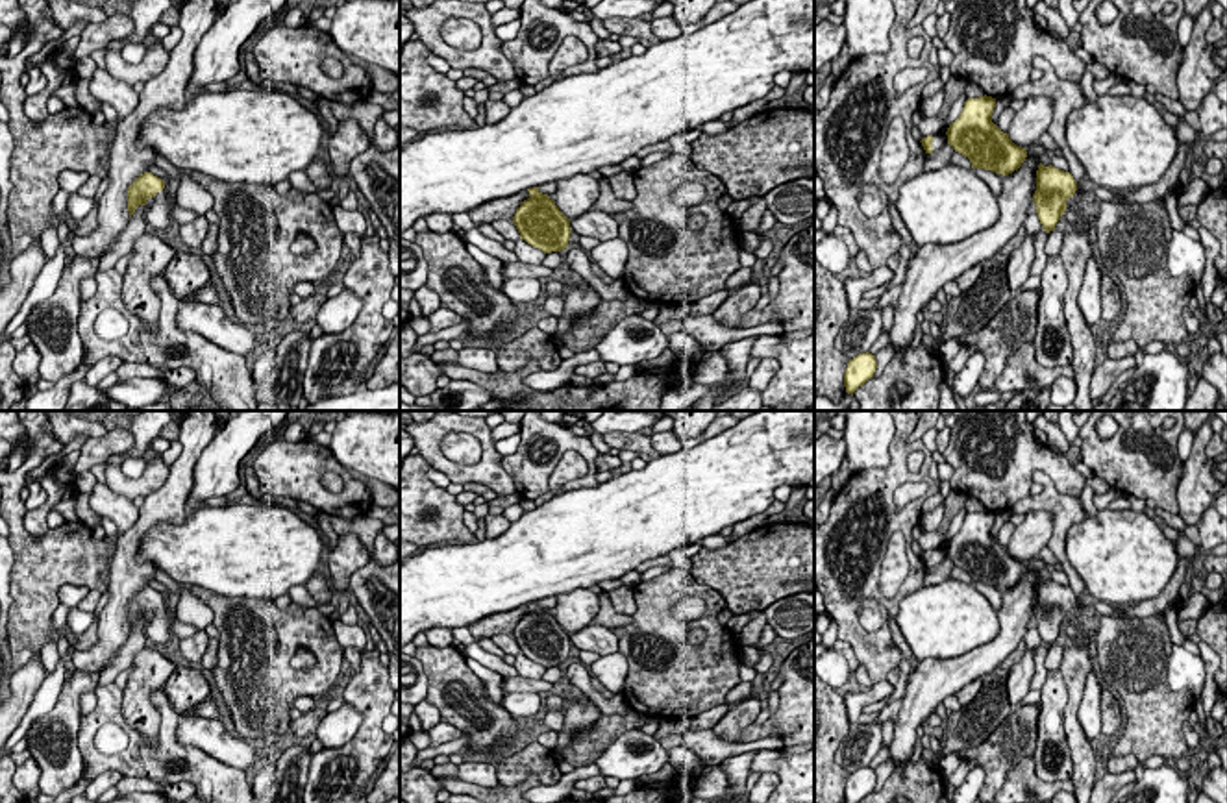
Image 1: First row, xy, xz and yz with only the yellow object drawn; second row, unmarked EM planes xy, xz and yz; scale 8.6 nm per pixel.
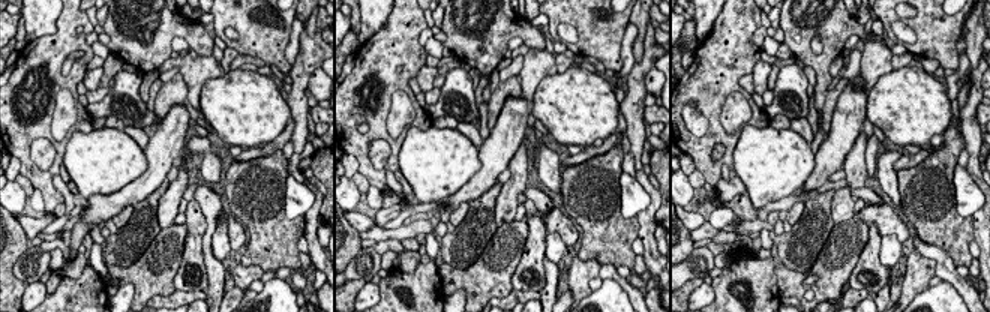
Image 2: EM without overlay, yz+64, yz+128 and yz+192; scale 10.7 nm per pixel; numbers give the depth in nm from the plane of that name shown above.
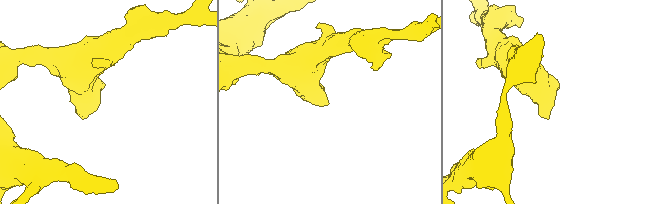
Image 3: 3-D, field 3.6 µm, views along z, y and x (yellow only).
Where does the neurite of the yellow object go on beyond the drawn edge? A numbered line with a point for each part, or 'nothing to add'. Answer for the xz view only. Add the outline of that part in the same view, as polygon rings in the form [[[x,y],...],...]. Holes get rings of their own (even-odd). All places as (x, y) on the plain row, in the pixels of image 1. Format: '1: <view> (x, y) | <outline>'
nothing to add

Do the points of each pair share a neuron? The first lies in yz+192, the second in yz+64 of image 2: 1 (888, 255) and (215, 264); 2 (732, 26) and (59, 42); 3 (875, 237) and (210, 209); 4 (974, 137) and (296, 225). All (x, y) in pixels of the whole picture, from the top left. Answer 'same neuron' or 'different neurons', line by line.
1: different neurons
2: same neuron
3: different neurons
4: different neurons

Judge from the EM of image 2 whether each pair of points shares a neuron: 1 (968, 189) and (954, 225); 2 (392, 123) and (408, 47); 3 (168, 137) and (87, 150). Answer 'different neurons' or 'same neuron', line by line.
1: different neurons
2: different neurons
3: different neurons

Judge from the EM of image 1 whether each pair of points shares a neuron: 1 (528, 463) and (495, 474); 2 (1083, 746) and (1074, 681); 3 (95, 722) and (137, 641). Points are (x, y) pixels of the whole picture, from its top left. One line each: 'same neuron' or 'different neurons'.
1: different neurons
2: same neuron
3: different neurons

